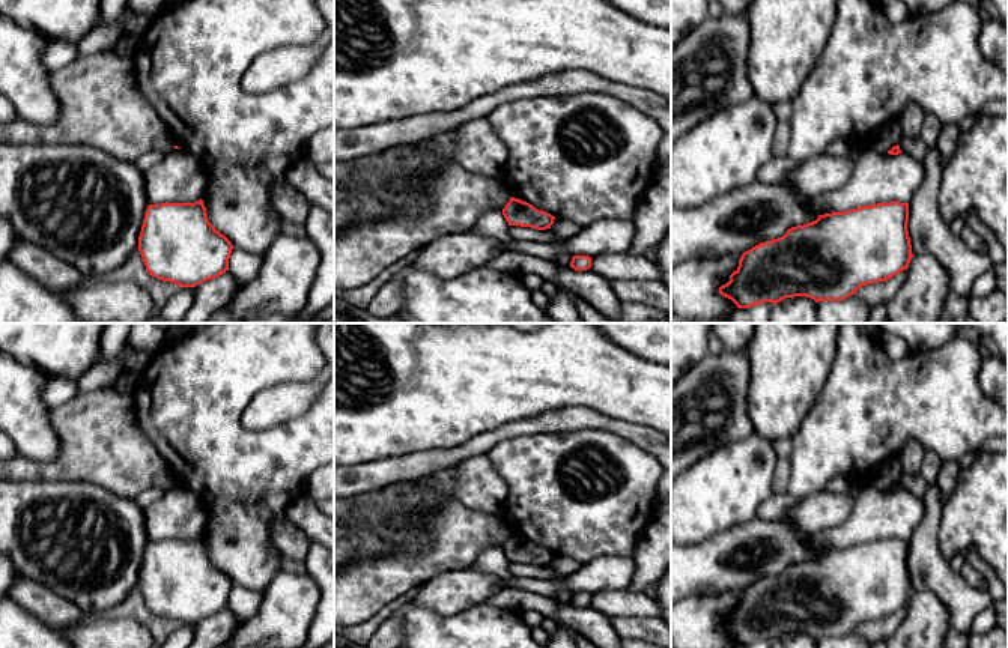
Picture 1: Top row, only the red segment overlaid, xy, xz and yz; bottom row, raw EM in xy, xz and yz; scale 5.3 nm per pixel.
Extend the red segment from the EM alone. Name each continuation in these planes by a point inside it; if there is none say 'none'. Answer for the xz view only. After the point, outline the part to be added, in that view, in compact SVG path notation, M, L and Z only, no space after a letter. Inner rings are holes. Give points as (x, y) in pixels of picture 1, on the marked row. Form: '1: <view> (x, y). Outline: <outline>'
none

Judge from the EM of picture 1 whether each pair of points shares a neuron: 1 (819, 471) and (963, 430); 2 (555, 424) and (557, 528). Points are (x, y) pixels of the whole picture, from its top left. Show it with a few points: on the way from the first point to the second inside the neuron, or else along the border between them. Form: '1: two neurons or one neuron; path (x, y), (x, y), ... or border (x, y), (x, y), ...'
1: one neuron; path (855, 435), (870, 420), (927, 420)
2: two neurons; border (590, 429), (534, 432), (521, 436)

